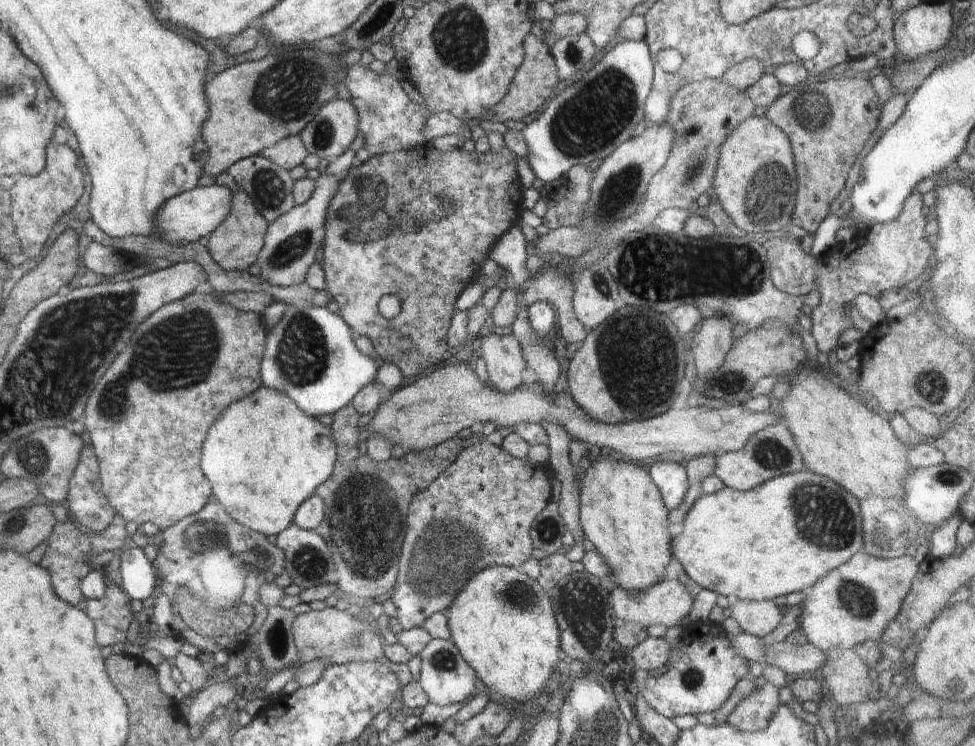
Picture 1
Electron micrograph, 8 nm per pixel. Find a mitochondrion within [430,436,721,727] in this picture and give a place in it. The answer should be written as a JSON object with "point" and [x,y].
{"point":[580,605]}

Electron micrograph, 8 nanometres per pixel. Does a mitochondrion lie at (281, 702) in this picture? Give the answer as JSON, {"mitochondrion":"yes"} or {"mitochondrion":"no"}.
{"mitochondrion":"no"}

